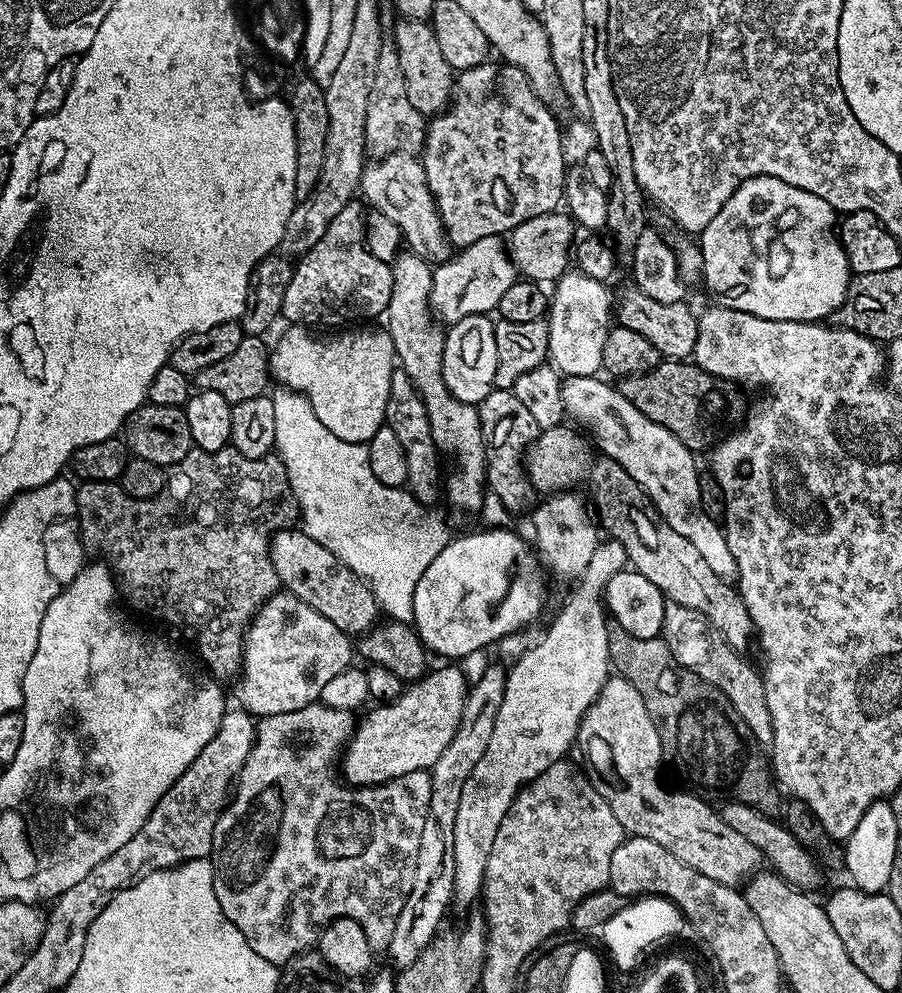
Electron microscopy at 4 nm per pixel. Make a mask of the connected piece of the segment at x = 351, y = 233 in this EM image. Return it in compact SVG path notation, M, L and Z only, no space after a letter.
M359 203L342 206L334 222L326 226L326 234L322 234L314 247L295 261L280 311L289 325L348 326L353 322L372 322L375 316L383 317L387 313L392 293L392 266L378 262L378 258L370 254L366 239L366 208Z

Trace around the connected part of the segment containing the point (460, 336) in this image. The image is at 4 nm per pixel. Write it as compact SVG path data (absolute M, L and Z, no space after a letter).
M491 315L467 316L447 329L444 337L444 381L452 397L458 402L479 405L492 393L494 374L498 370L498 342L496 341L496 326Z

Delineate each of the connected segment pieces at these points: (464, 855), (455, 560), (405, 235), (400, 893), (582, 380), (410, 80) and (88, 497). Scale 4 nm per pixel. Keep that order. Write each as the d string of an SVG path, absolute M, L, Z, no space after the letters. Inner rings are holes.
M611 538L602 540L595 548L589 565L573 585L574 590L563 604L542 640L528 649L506 672L506 690L502 706L498 709L498 719L494 721L494 734L486 745L486 754L474 766L466 786L462 786L462 798L458 798L458 819L454 822L454 888L452 895L455 903L477 903L484 886L486 862L490 846L494 846L494 834L502 818L510 810L512 800L524 785L538 778L546 769L561 763L568 747L577 743L579 726L589 707L598 698L604 684L610 677L609 658L610 622L605 608L604 590L612 576L624 570L628 555L621 543Z
M488 528L485 532L457 535L446 546L446 550L442 550L442 554L438 554L438 558L426 566L426 574L418 578L418 590L414 590L412 624L429 653L468 656L539 618L544 608L543 575L545 573L539 559L530 551L529 541L527 544L516 532L507 532L504 528Z
M411 151L390 152L386 156L365 163L364 172L360 175L359 195L361 197L365 196L363 199L366 201L369 209L386 214L386 218L390 218L390 222L394 222L394 226L400 228L403 243L407 245L412 253L416 256L421 256L421 258L429 262L443 262L453 255L454 246L444 232L444 224L440 221L440 215L436 209L432 191L426 182L423 163L417 157L415 160L412 156L415 155Z
M322 702L302 706L302 710L290 710L290 714L259 717L256 724L256 743L252 745L250 754L236 777L234 791L214 826L210 859L214 894L218 894L222 914L226 914L226 918L230 918L234 926L238 926L246 942L250 942L254 954L266 958L266 962L271 964L283 966L293 960L299 952L315 949L326 925L338 918L354 918L354 922L358 922L358 926L366 930L366 942L370 942L373 953L387 953L394 926L398 923L398 914L402 914L402 906L410 894L410 886L414 886L414 866L418 866L418 841L422 839L422 826L426 822L426 810L430 806L432 777L427 771L411 772L385 784L349 786L343 779L338 778L338 761L348 741L352 739L357 725L358 720L353 713L331 708Z
M594 376L563 377L560 389L564 411L569 417L577 420L577 425L585 424L593 436L600 440L599 451L609 456L652 500L658 514L682 538L696 547L702 559L718 574L718 578L732 582L737 579L734 554L730 554L728 537L723 527L715 519L707 516L699 498L699 480L701 473L696 472L696 460L693 449L688 448L666 426L658 426L658 422L650 422L634 402L630 402L620 392L619 387L607 384L607 379L600 380Z
M404 18L399 22L394 50L398 54L398 66L405 82L406 98L410 98L410 106L414 106L414 110L421 112L425 118L431 118L443 112L452 99L454 70L446 58L442 58L442 50L438 50L438 42L425 21Z
M229 446L213 452L193 447L192 452L186 454L186 458L182 458L182 462L171 465L164 482L164 489L153 500L130 498L120 489L119 483L111 480L85 480L76 490L76 514L74 519L80 526L80 537L85 549L91 555L92 552L96 555L93 557L103 558L108 567L112 569L118 585L119 595L123 597L126 604L126 599L128 599L129 605L127 604L127 607L129 609L132 607L133 610L131 609L131 611L133 613L145 612L146 615L153 616L154 619L161 620L162 623L169 624L172 628L177 628L186 639L192 640L193 646L196 647L197 654L195 653L195 655L202 661L203 667L217 681L225 682L224 680L230 679L231 676L232 679L239 677L242 671L244 634L248 631L248 625L251 624L252 619L256 617L256 611L282 588L278 574L274 570L274 562L270 558L272 538L276 533L293 527L297 523L299 514L300 507L296 505L296 495L290 486L286 466L280 461L279 456L269 454L262 458L246 458L242 454L238 454L236 448Z

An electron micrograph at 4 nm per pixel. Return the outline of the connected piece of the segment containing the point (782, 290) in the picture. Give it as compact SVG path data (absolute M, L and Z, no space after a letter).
M755 176L741 180L734 194L714 218L699 233L698 243L704 274L703 287L712 291L719 307L742 310L758 318L771 320L806 320L820 322L840 308L848 293L850 269L840 245L838 213L818 194L798 190L790 182L773 176Z

